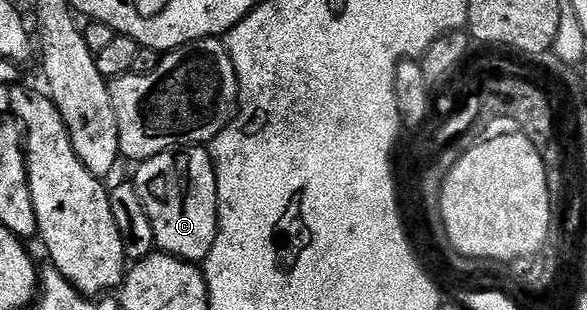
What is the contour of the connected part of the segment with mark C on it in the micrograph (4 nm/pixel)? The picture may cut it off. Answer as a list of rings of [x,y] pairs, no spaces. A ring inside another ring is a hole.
[[[202,144],[165,150],[147,158],[137,169],[138,175],[133,175],[132,181],[140,192],[140,200],[144,200],[148,220],[152,220],[155,247],[163,254],[171,254],[186,262],[205,263],[208,252],[212,252],[212,244],[216,244],[218,231],[218,172],[211,151]]]

